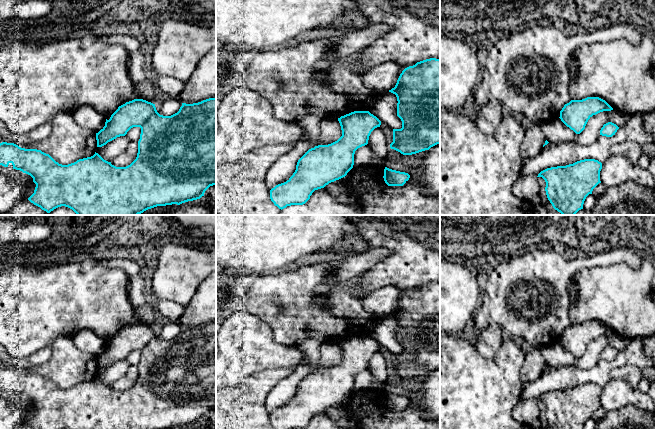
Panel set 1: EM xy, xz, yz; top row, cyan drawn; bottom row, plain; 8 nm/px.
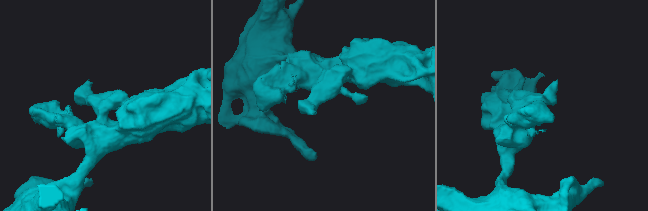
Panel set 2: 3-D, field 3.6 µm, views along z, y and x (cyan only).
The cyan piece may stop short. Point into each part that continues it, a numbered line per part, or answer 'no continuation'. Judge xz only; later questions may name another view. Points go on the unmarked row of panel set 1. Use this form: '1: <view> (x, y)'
no continuation

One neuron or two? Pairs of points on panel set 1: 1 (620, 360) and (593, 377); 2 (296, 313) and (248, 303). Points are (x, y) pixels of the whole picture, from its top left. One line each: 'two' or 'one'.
1: one
2: one

